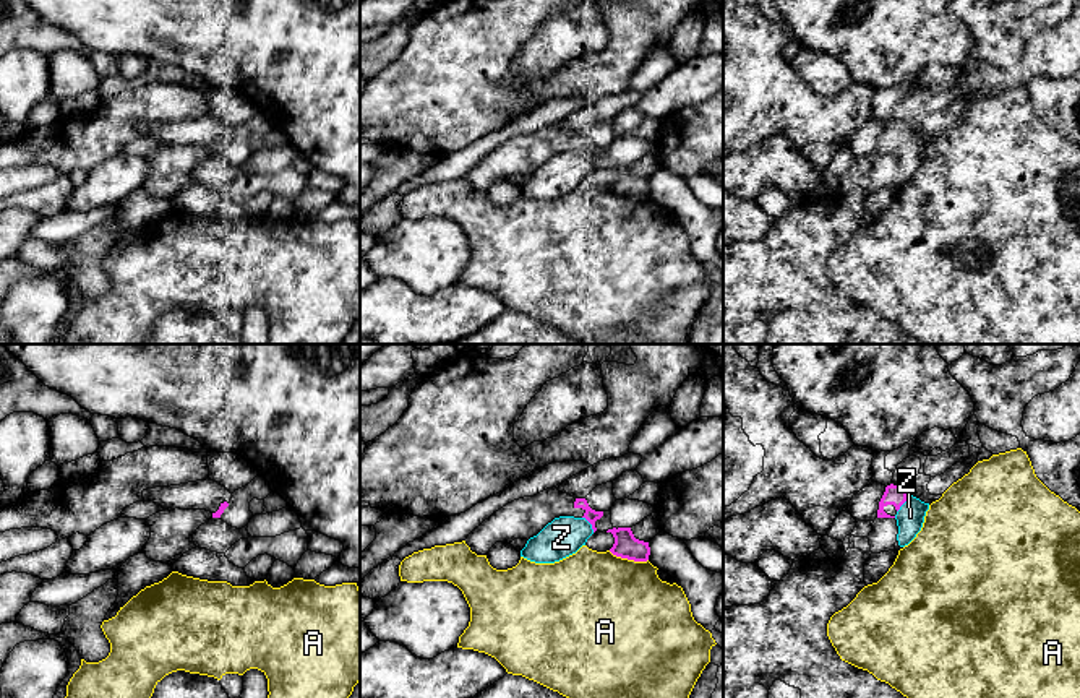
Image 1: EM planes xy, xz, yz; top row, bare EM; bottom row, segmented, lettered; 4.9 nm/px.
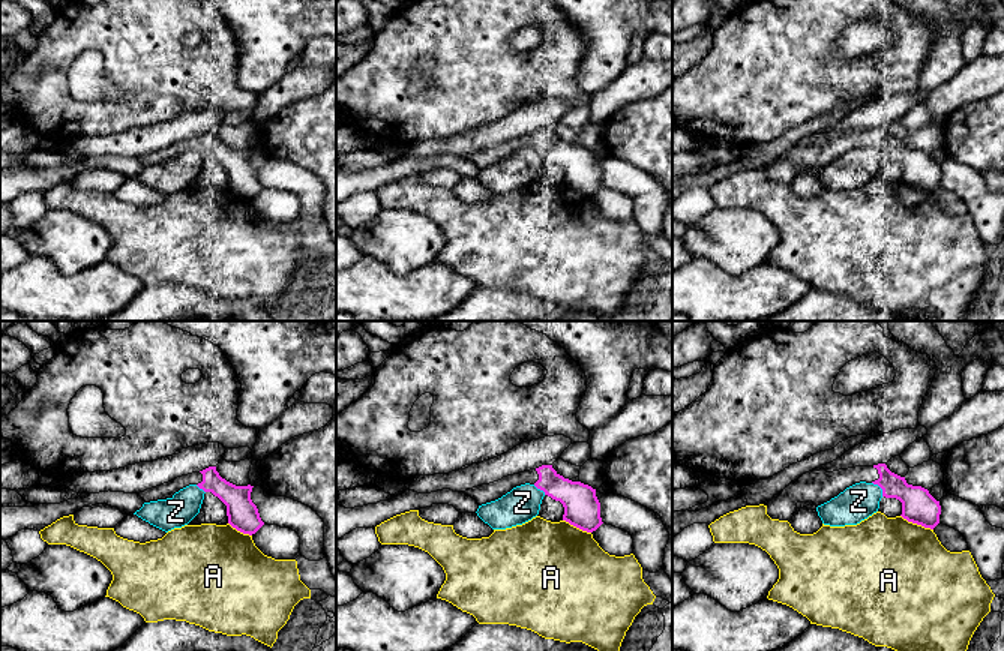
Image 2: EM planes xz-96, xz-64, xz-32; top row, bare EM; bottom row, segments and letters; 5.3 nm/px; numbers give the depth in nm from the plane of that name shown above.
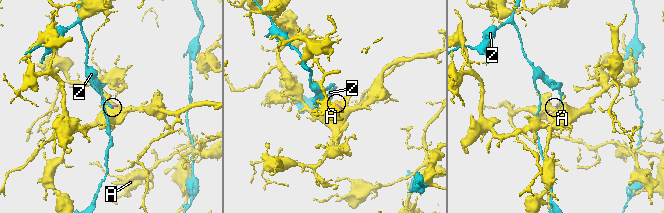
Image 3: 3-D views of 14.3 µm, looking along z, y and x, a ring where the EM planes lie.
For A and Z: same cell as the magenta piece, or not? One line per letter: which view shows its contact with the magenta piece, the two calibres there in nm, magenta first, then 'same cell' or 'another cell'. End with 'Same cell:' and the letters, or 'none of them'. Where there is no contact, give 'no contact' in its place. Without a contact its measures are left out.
A: contact in xz; calibres 120 and 500 nm; another cell
Z: contact in yz; calibres 100 and 140 nm; another cell
Same cell: none of them

